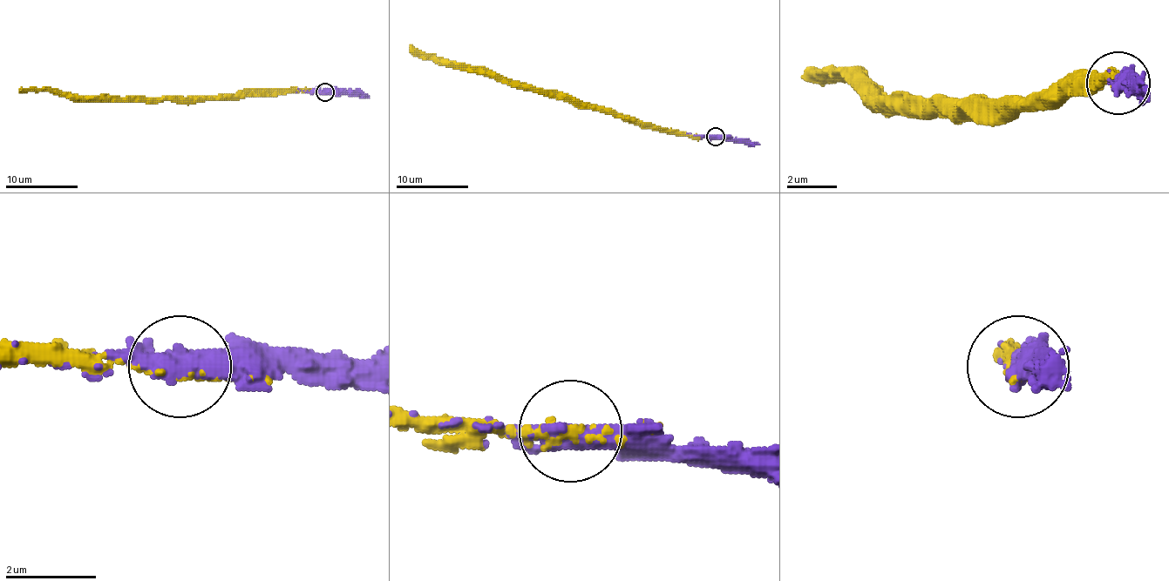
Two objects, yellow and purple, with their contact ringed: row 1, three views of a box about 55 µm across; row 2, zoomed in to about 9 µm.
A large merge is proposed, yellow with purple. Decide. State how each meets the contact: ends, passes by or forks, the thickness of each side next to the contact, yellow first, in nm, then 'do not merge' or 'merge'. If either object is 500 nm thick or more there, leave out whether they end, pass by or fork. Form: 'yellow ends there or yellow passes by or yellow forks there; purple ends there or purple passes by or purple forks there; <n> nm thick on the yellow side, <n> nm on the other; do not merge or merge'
yellow passes by; purple passes by; 110 nm thick on the yellow side, 480 nm on the other; merge

